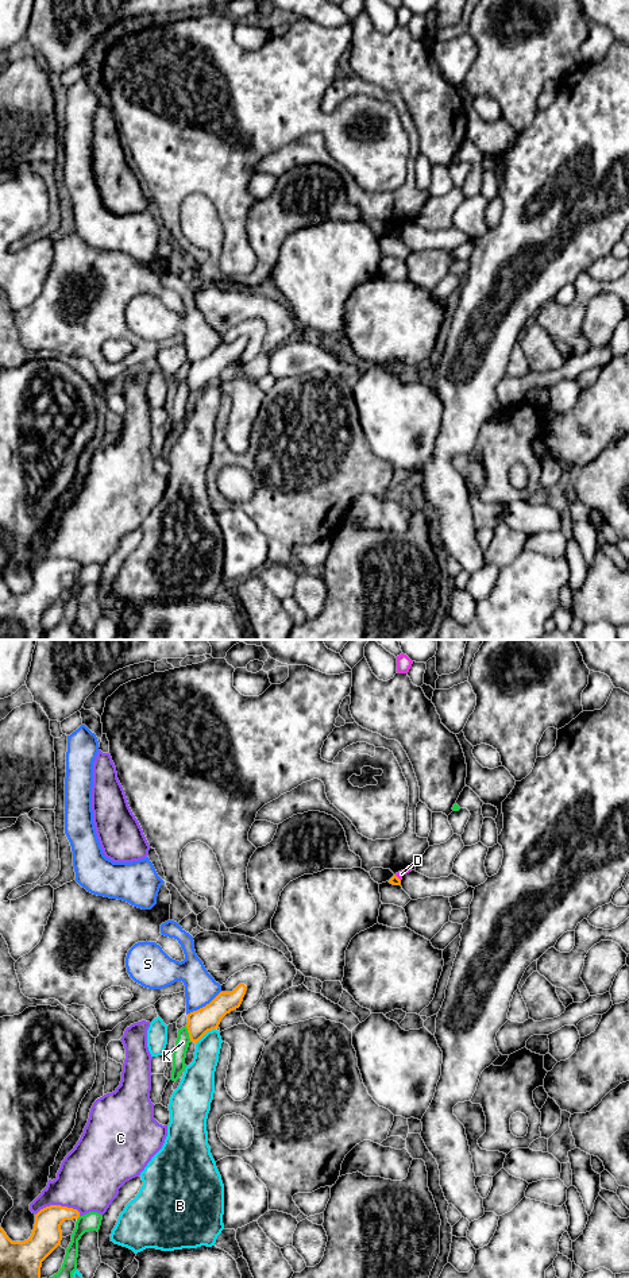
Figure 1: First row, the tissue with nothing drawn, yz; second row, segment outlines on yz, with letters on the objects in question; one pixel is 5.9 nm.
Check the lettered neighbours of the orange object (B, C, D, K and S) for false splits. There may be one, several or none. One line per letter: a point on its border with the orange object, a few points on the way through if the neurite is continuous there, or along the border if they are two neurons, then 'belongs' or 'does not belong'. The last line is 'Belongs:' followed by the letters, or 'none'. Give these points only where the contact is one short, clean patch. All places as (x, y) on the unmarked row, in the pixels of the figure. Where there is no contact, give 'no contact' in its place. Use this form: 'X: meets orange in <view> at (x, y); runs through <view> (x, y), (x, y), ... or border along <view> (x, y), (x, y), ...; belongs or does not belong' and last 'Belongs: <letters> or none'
B: meets orange in yz at (205, 385); border along yz (215, 381), (209, 382), (196, 396); does not belong
C: meets orange in yz at (57, 558); does not belong
D: meets orange in yz at (397, 230); border along yz (394, 227), (400, 232); does not belong
K: meets orange in yz at (189, 386); does not belong
S: meets orange in yz at (203, 359); border along yz (220, 343), (208, 355), (186, 366); does not belong
Belongs: none

